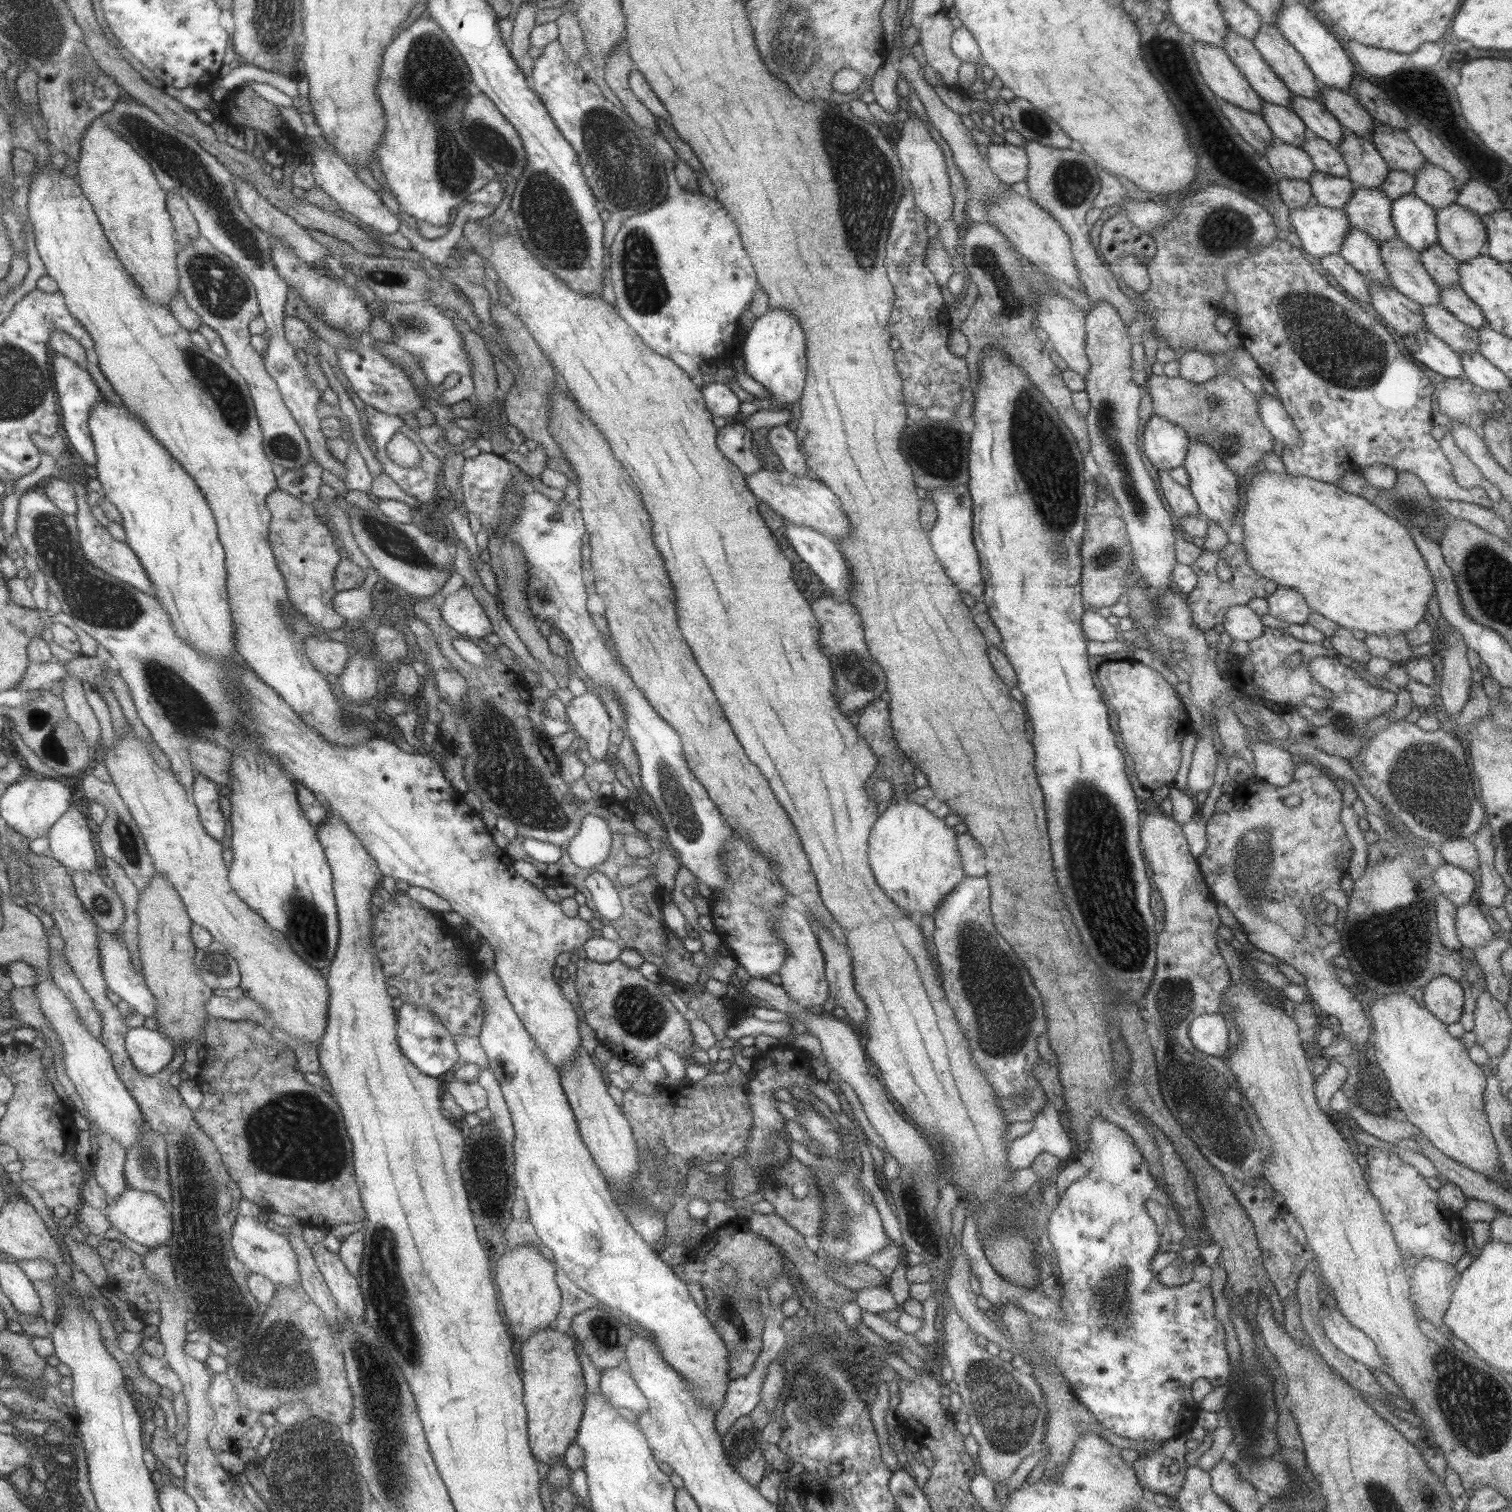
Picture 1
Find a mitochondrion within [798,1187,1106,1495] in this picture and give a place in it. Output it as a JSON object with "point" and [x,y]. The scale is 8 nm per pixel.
{"point":[1006,1414]}

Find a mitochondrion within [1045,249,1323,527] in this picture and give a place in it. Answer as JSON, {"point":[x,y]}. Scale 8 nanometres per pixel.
{"point":[1105,428]}

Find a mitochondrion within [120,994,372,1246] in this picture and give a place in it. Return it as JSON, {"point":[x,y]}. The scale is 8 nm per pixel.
{"point":[321,1158]}

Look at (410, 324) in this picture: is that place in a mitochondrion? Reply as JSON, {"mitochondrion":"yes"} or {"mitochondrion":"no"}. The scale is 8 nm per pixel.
{"mitochondrion":"yes"}

